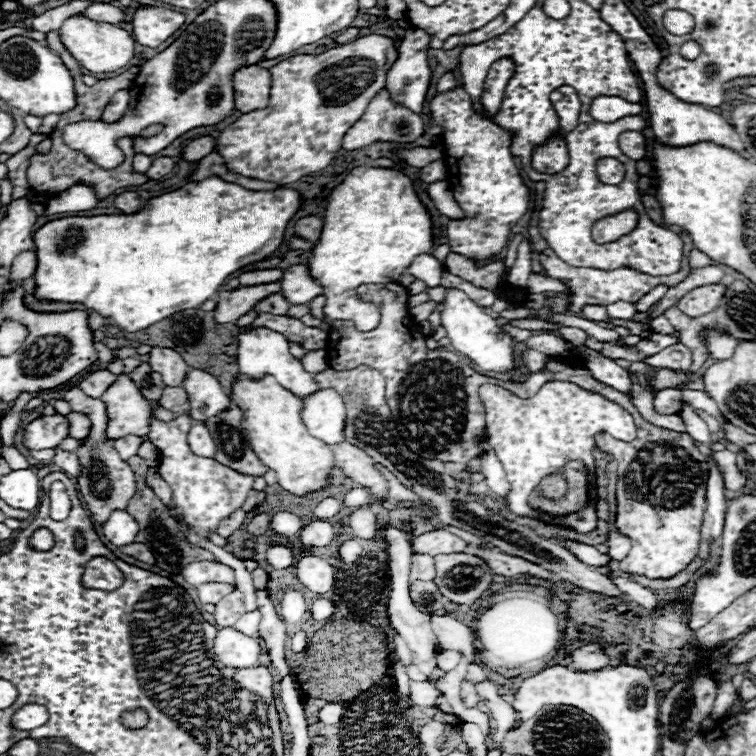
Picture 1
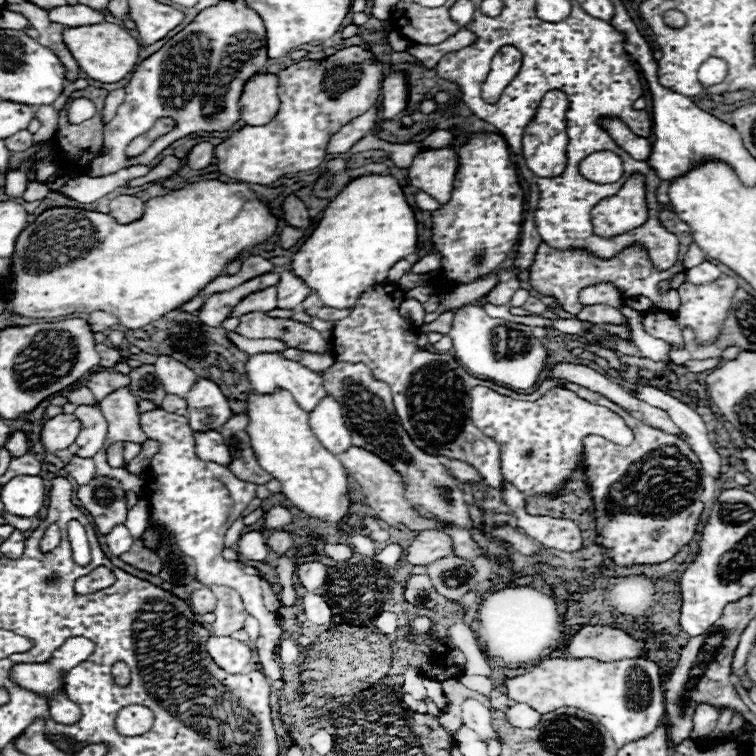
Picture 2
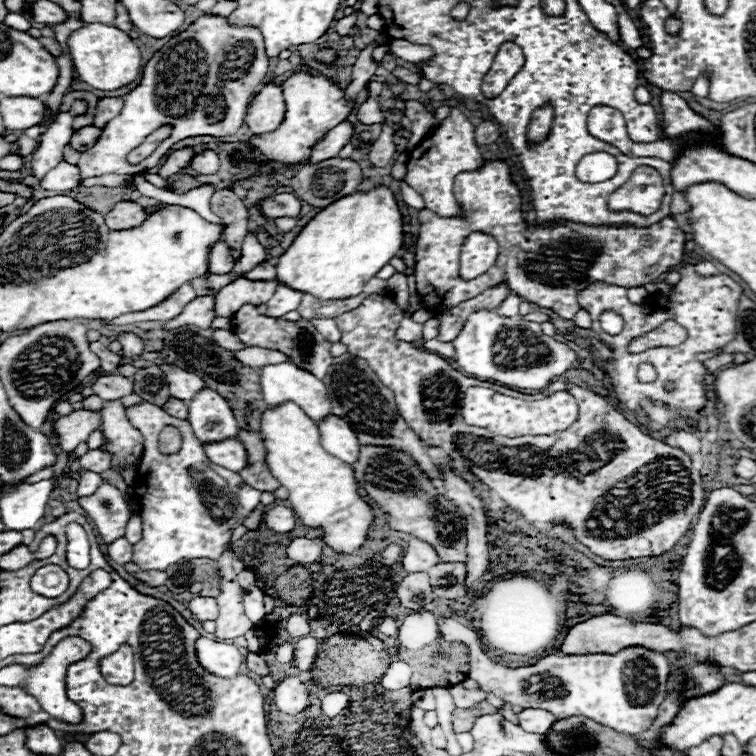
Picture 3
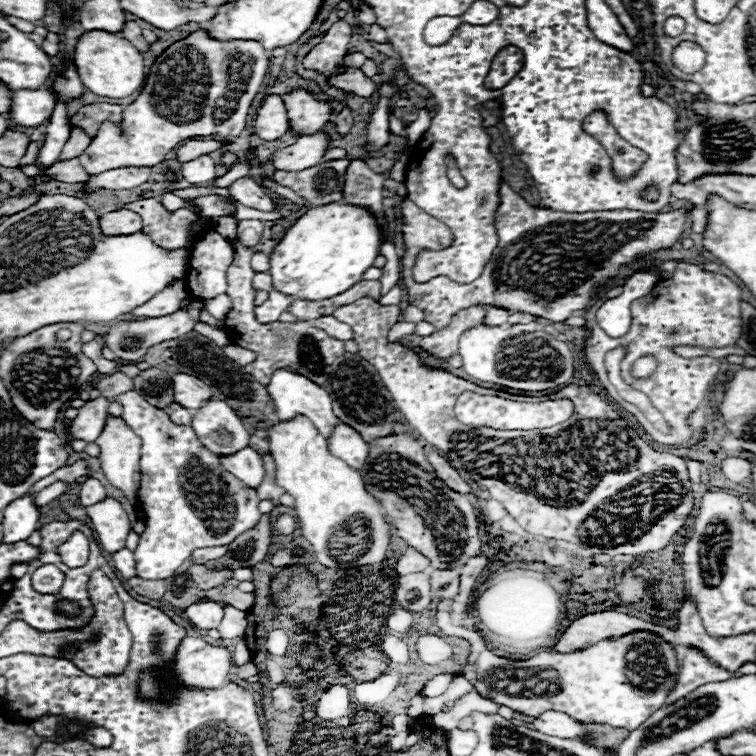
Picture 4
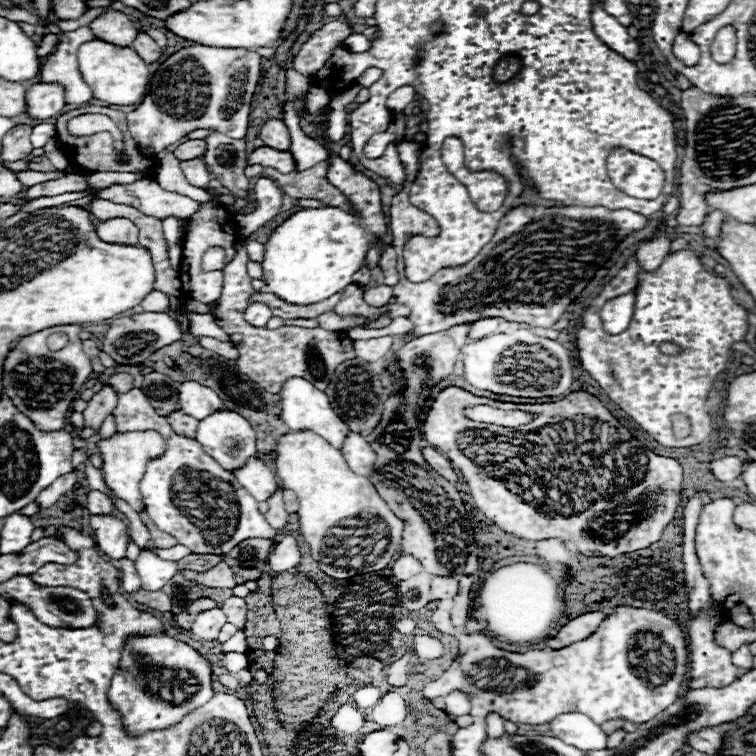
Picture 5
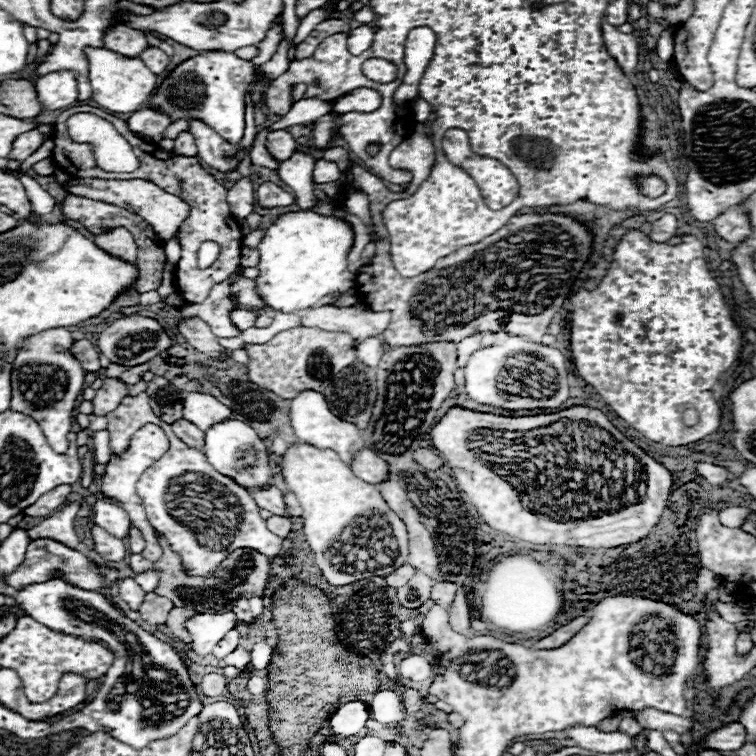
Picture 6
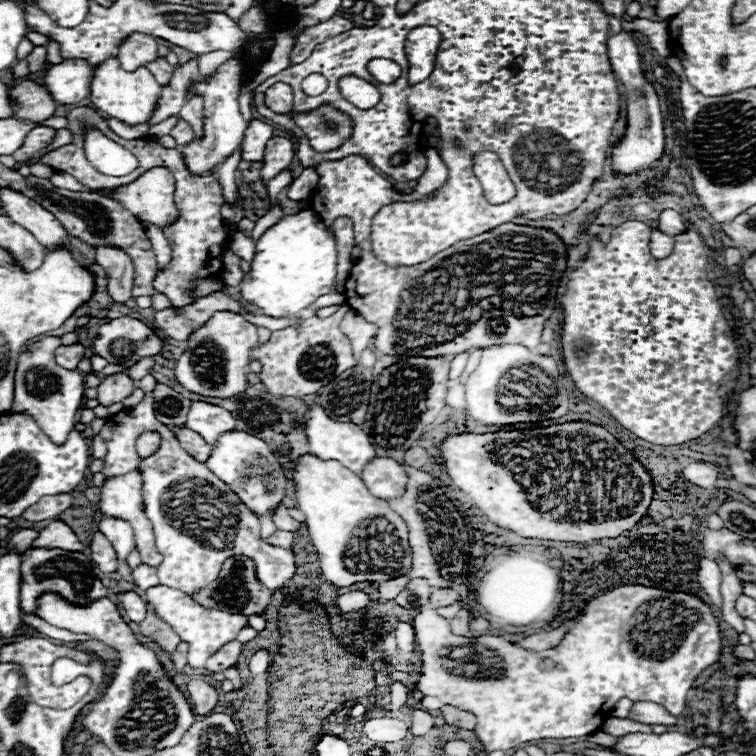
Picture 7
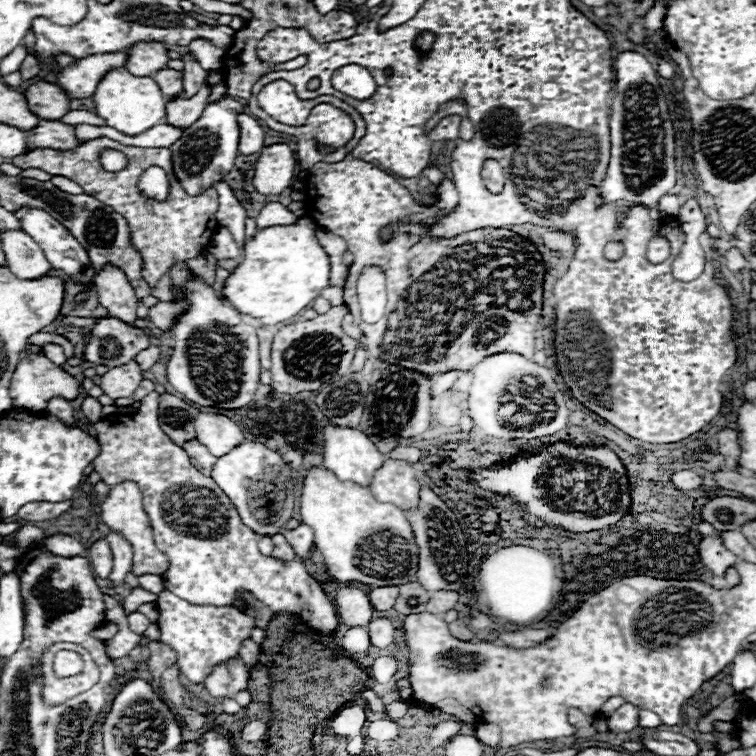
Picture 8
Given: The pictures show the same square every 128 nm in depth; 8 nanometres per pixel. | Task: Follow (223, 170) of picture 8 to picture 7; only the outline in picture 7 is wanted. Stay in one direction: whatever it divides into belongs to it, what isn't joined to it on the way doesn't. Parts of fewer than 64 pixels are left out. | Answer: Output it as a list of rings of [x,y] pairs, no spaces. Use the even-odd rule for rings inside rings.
[[[230,58],[224,64],[220,64],[208,80],[198,80],[192,84],[192,90],[204,98],[204,138],[182,148],[186,156],[186,164],[194,174],[208,174],[208,170],[218,166],[242,144],[248,126],[238,106],[238,92],[244,80],[246,80],[244,62]]]

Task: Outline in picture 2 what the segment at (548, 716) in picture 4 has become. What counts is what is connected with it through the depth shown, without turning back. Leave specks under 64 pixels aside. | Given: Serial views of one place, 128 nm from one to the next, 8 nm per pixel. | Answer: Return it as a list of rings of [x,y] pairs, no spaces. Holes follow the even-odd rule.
[[[516,703],[508,708],[506,720],[516,728],[532,728],[532,726],[538,724],[540,714],[536,710],[532,710],[530,706],[526,706],[526,704]]]

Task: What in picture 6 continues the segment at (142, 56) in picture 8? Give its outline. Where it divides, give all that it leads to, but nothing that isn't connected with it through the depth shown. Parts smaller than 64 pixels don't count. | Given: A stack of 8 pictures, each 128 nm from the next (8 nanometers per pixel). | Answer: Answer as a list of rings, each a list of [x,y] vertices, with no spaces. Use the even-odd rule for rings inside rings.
[[[112,24],[108,28],[108,34],[104,36],[104,48],[114,50],[122,56],[136,58],[140,52],[148,46],[144,34],[140,30],[132,30],[130,26],[124,24]]]

